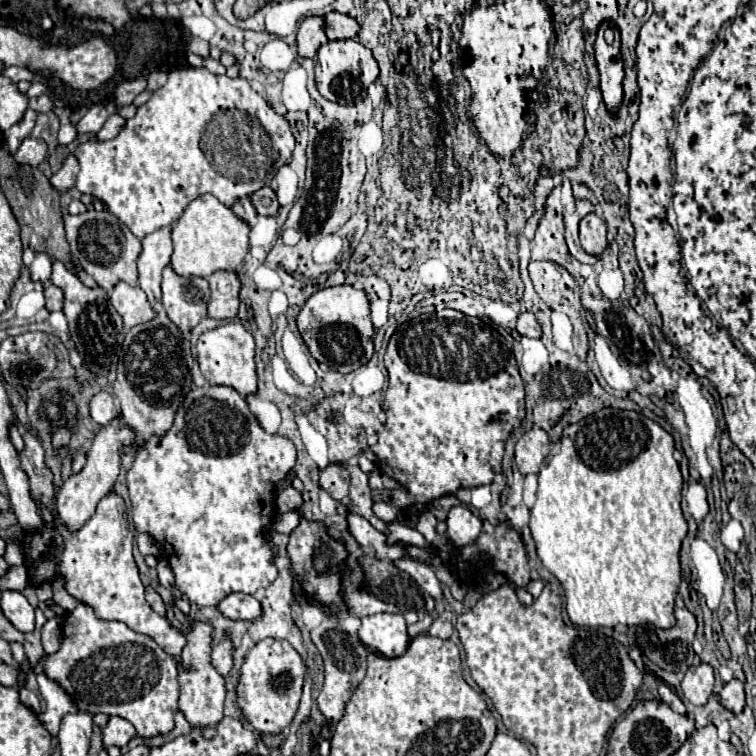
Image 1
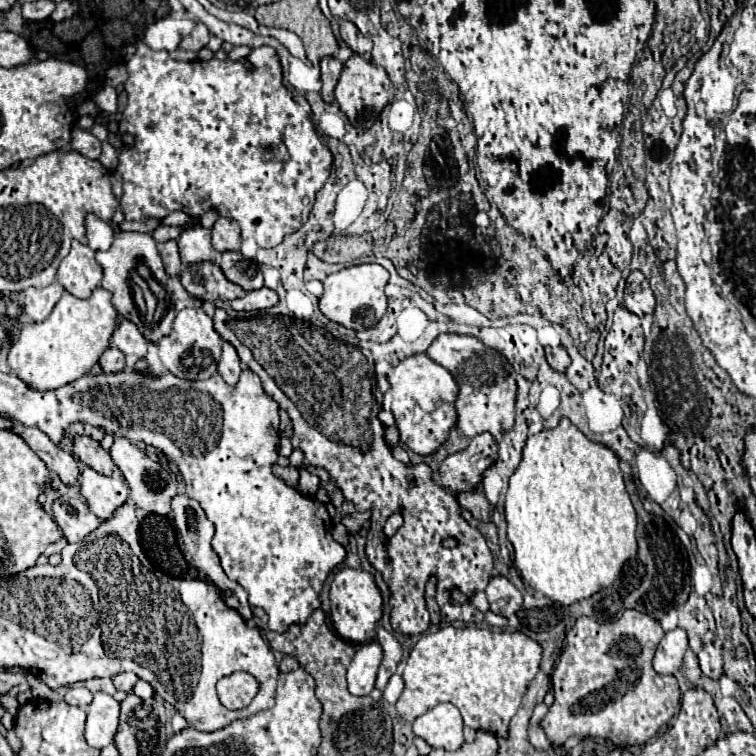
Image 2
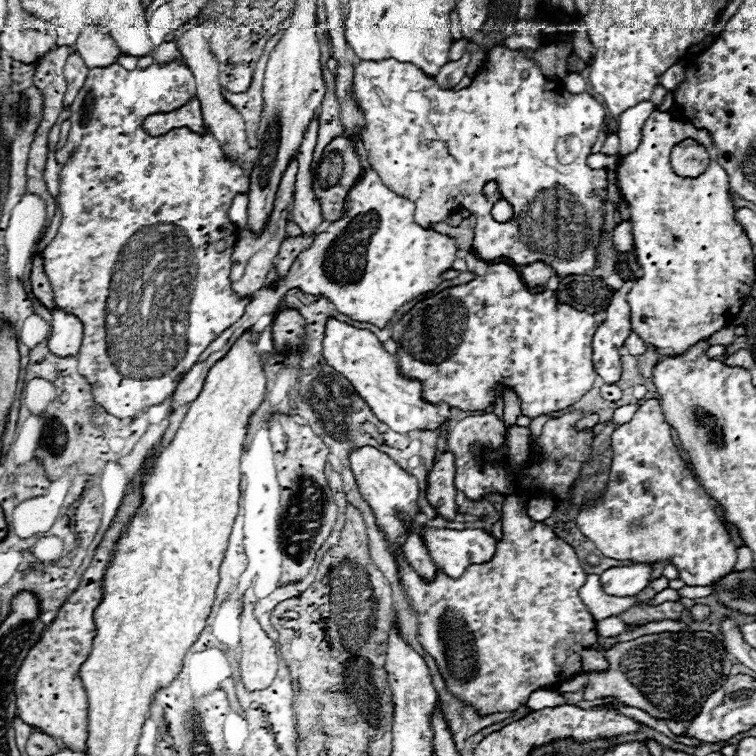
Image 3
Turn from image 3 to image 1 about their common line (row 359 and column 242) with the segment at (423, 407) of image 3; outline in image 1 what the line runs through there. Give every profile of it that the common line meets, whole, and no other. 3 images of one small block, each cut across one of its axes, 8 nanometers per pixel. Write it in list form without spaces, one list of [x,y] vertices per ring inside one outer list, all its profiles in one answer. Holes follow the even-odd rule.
[[[228,322],[210,332],[204,332],[196,344],[198,364],[210,384],[230,386],[238,394],[248,396],[256,392],[256,364],[254,364],[254,338],[240,322]]]

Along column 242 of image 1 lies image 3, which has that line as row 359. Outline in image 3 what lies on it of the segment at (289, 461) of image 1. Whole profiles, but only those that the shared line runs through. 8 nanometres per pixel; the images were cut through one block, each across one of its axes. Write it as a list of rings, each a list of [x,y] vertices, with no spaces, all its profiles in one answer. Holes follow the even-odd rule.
[[[504,262],[488,264],[486,274],[474,278],[466,286],[448,288],[418,302],[392,330],[392,340],[398,344],[396,360],[400,372],[406,378],[418,380],[422,384],[422,398],[432,404],[446,402],[460,410],[484,410],[494,398],[490,388],[500,384],[502,388],[512,386],[520,396],[522,414],[534,418],[572,406],[598,378],[592,366],[592,338],[596,334],[594,316],[560,304],[550,290],[532,294],[524,286],[518,270]]]

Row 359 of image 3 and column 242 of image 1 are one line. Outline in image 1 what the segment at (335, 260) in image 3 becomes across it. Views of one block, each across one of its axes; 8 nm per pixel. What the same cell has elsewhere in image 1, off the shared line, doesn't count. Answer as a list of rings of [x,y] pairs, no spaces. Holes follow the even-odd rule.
[[[244,198],[244,200],[238,200],[234,206],[232,206],[232,212],[240,218],[240,220],[244,220],[250,228],[256,224],[256,218],[258,218],[258,214],[256,214],[256,210],[254,210],[254,206],[250,204],[250,198]]]

